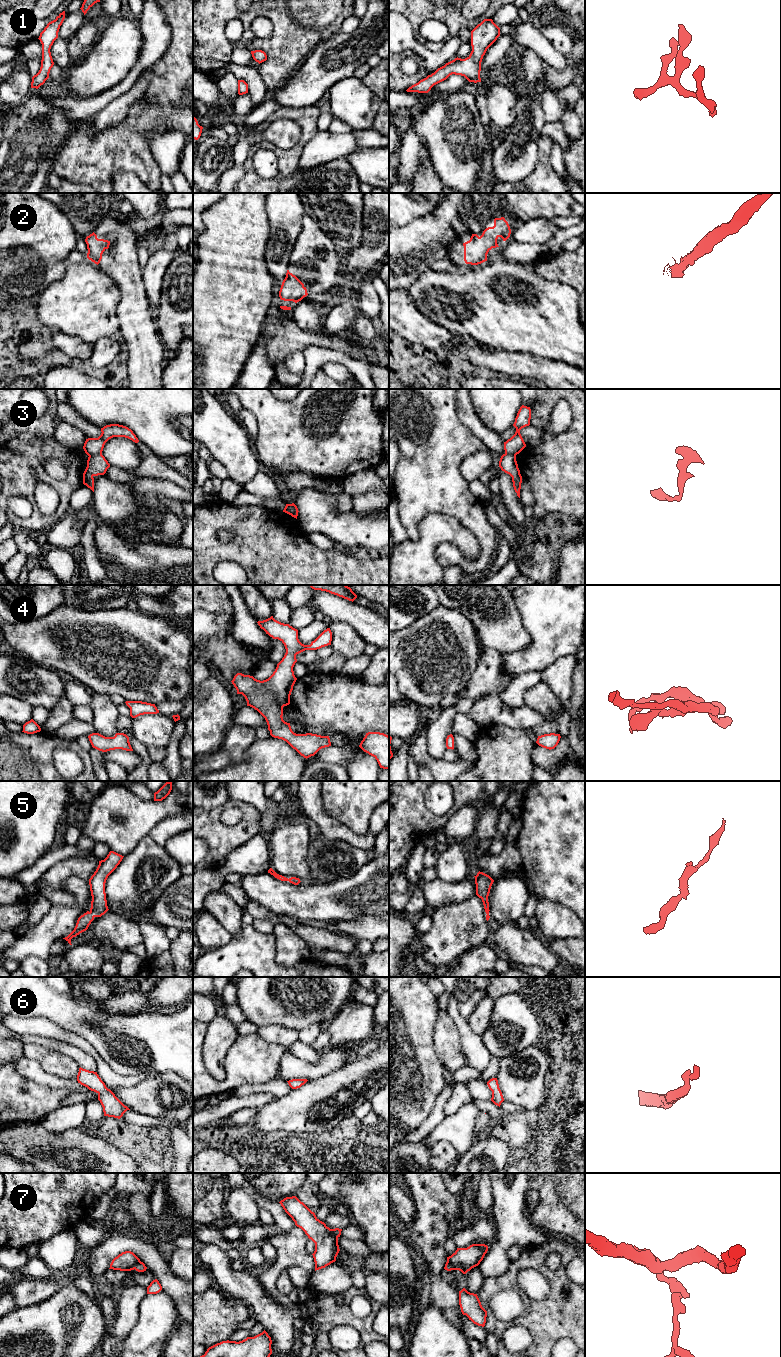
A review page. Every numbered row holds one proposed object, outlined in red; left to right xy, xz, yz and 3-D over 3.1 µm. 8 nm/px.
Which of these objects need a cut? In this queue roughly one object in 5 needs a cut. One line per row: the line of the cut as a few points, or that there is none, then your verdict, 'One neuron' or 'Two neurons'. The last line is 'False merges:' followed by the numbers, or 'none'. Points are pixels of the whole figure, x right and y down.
1: No split. One neuron
2: No split. One neuron
3: No split. One neuron
4: No split. One neuron
5: No split. One neuron
6: No split. One neuron
7: No split. One neuron
False merges: none

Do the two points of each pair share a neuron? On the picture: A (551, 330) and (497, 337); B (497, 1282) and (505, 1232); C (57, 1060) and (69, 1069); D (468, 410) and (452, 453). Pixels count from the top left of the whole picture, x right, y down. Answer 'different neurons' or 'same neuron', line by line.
A: same neuron
B: different neurons
C: same neuron
D: different neurons

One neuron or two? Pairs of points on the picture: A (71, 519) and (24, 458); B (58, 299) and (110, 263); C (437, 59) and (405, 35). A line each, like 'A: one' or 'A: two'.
A: two
B: two
C: one

